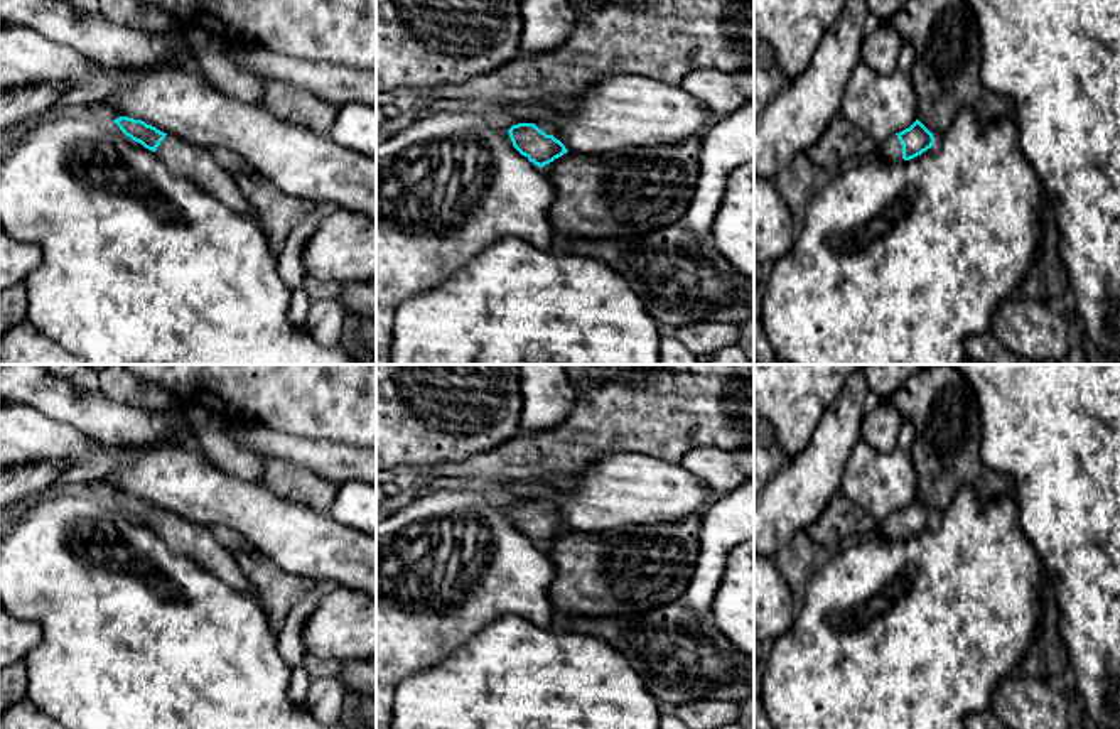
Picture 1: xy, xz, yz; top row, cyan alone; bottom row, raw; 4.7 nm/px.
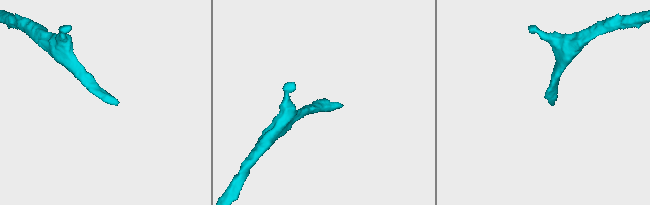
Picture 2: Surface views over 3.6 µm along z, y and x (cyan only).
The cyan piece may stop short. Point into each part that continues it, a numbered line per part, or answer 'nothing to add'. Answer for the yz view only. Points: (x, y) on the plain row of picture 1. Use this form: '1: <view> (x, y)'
1: yz (891, 529)

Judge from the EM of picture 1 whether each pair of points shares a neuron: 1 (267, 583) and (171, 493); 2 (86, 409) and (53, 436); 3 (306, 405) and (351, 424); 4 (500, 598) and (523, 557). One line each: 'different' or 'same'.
1: different
2: different
3: same
4: same

